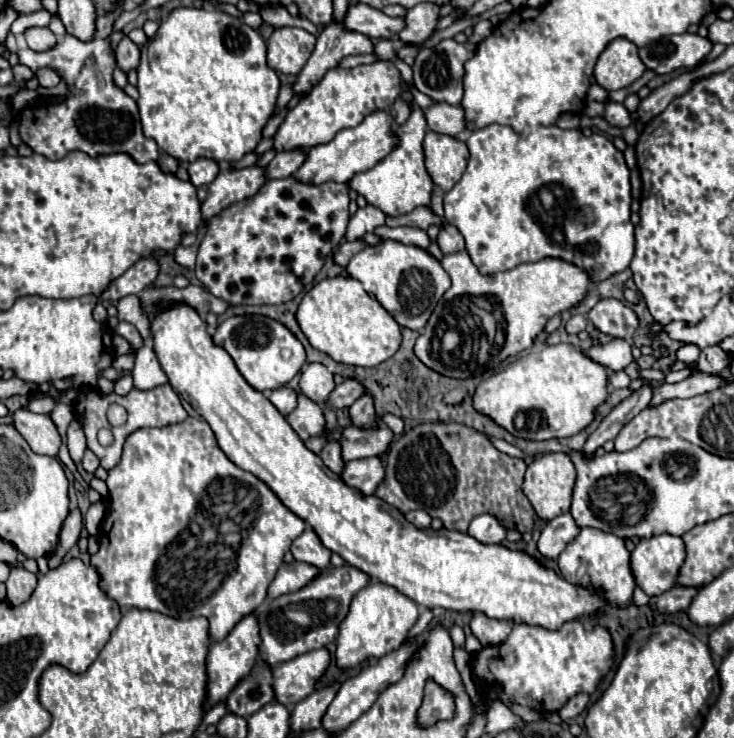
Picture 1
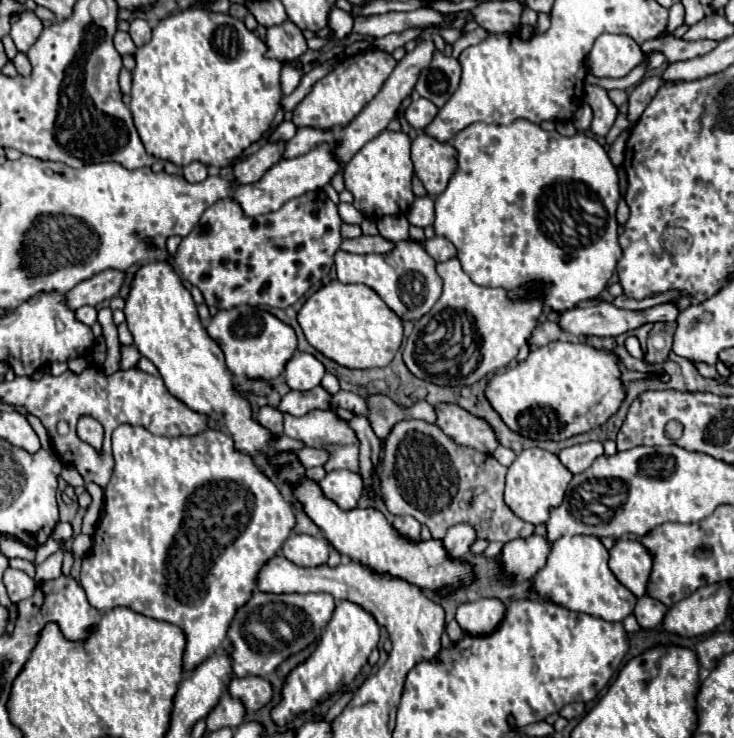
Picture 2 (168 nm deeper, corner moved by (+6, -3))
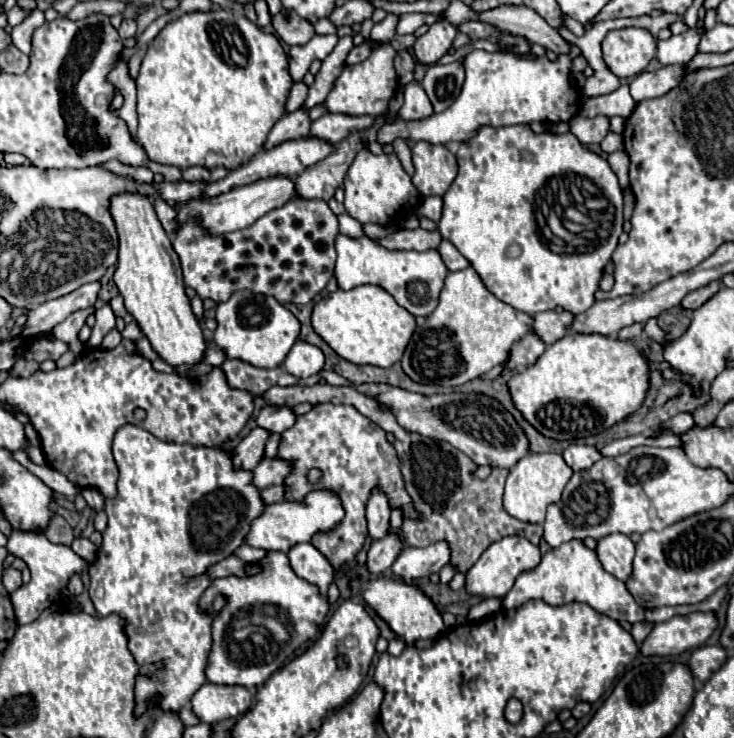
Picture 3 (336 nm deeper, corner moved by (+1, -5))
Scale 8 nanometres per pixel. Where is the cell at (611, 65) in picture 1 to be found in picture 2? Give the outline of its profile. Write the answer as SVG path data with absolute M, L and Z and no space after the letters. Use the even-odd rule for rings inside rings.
M602 34L586 60L588 70L600 78L622 78L644 60L640 46L624 34Z

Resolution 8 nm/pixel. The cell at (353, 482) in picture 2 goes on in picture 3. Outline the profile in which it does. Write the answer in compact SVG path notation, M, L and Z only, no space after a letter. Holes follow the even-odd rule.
M313 490L309 492L301 502L277 502L271 504L265 510L265 516L259 516L257 520L253 520L253 532L249 532L249 540L245 540L249 546L255 548L265 548L265 550L279 550L279 552L287 552L293 544L299 542L311 542L311 538L319 532L333 532L341 520L345 516L341 498L335 490Z

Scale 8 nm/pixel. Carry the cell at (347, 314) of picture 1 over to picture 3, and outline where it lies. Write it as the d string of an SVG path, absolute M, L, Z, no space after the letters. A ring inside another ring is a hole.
M373 284L327 294L315 304L311 324L341 358L353 364L371 364L379 368L389 368L401 360L415 330L415 318L401 308L391 294Z

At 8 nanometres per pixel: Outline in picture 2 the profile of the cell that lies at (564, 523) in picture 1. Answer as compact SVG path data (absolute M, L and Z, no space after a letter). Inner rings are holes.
M532 534L528 538L516 538L512 542L506 542L498 554L498 560L502 570L508 572L518 584L530 580L546 564L548 552L548 538Z

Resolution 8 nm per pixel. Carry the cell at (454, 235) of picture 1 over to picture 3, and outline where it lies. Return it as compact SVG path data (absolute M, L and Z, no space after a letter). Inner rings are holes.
M441 240L441 244L437 246L437 252L443 258L443 264L453 272L453 270L463 270L469 266L469 262L465 260L465 256L449 242L449 240Z

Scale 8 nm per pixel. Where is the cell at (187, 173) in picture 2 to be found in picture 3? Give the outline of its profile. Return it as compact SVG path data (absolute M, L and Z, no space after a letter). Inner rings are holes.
M191 166L191 168L183 170L183 178L189 180L189 182L195 182L195 180L209 180L209 170L203 168L203 166Z

